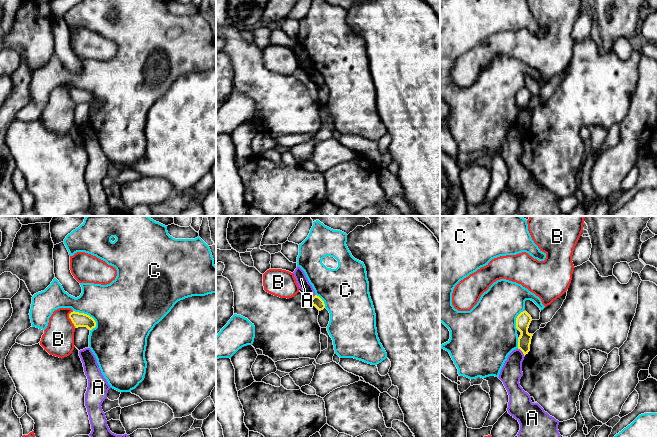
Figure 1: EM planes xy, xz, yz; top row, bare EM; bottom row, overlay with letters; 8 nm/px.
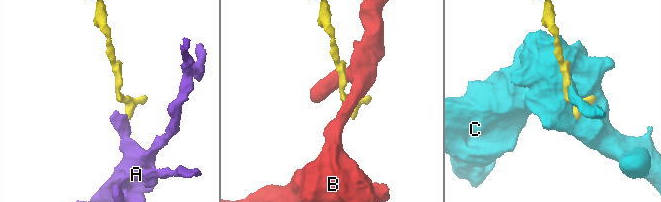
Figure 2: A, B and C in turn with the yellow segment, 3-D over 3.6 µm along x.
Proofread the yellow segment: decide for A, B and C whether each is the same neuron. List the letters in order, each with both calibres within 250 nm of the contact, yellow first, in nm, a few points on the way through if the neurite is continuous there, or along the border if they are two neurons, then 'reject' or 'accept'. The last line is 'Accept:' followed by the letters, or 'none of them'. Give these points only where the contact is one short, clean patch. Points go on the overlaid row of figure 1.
A: calibres 120 and 170 nm; border yz (517, 348), (524, 356); reject
B: calibres 110 and 260 nm; border xy (71, 311), (69, 318), (75, 327); reject
C: calibres 110 and 400 nm; reject
Accept: none of them

